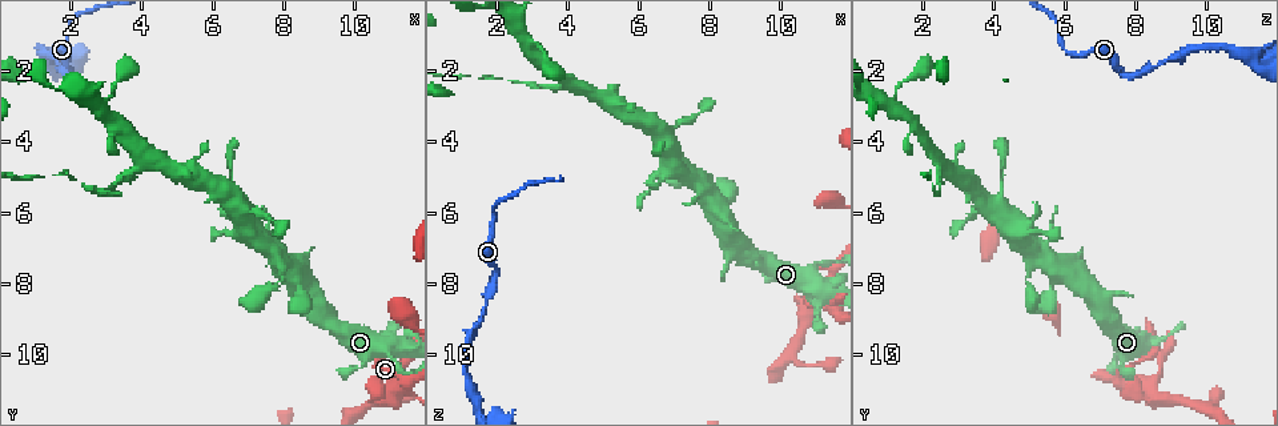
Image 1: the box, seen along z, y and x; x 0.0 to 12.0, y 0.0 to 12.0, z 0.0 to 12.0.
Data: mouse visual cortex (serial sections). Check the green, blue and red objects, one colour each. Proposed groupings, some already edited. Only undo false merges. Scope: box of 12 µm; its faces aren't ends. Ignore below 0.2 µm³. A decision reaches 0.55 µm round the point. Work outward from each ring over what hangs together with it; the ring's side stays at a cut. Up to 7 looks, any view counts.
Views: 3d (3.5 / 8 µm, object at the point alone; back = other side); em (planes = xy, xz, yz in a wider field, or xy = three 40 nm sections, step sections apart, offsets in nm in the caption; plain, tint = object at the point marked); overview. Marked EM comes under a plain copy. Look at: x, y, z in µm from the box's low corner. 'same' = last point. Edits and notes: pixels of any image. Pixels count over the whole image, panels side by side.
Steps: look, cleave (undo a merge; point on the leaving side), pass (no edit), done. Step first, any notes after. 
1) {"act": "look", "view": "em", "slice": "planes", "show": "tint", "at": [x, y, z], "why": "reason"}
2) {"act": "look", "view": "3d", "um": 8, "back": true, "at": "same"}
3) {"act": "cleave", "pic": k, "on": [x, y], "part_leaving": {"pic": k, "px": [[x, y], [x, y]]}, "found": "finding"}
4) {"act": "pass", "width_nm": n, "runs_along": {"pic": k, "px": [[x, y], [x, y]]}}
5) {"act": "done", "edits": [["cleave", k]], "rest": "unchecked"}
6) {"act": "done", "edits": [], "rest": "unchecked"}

{"act": "look", "view": "3d", "um": 8, "at": [11.2, 10.7, 8.5], "why": "sharp bend"}

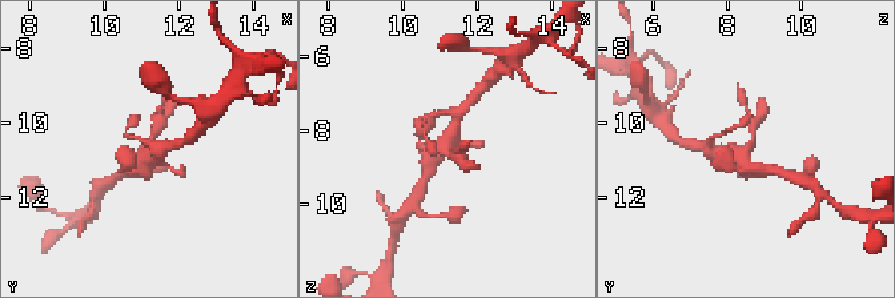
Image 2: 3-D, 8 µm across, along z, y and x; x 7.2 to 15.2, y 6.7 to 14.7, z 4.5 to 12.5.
{"act": "look", "view": "3d", "um": 3.5, "at": [11.1, 10.8, 8.6]}

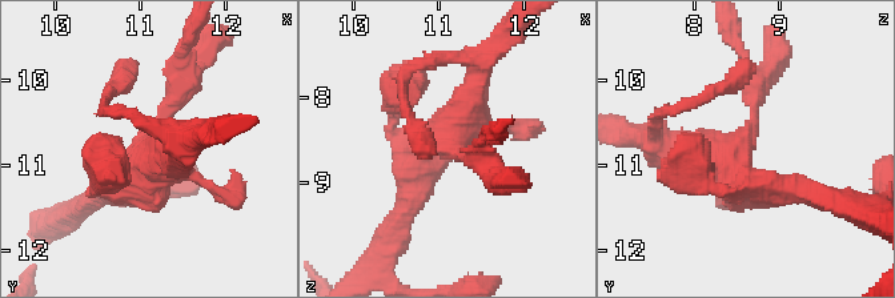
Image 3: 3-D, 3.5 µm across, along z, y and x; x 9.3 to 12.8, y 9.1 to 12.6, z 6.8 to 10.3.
{"act": "look", "view": "em", "slice": "xy", "step": 5, "show": "tint", "at": [11.15, 10.75, 8.55]}

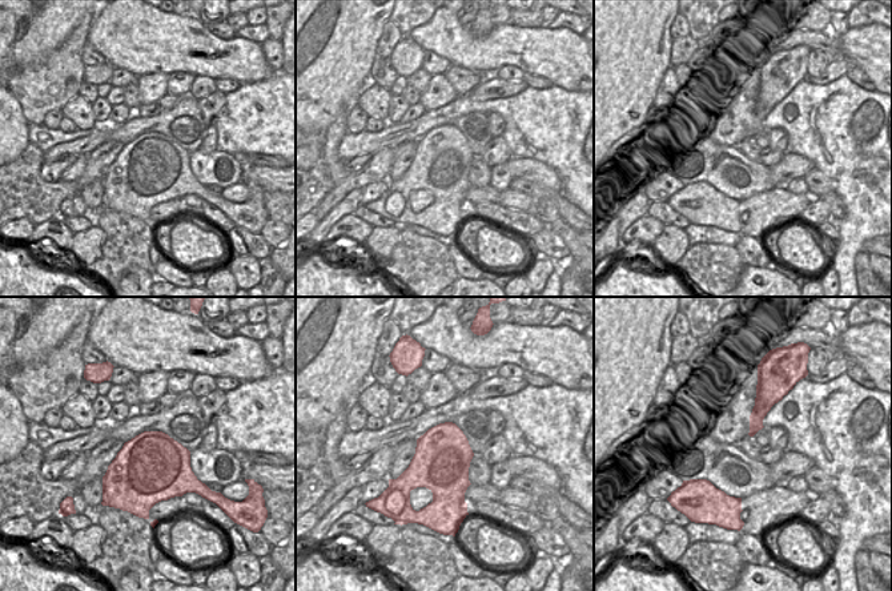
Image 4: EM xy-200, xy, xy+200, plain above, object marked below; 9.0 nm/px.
{"act": "pass", "runs_along": {"pic": 3, "px": [[469, 59], [469, 107], [420, 150], [416, 192]]}, "found": "all the same cell"}

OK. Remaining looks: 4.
{"act": "look", "view": "3d", "um": 3.5, "at": [3.3, 5.3, 2.5], "why": "narrows sharply"}

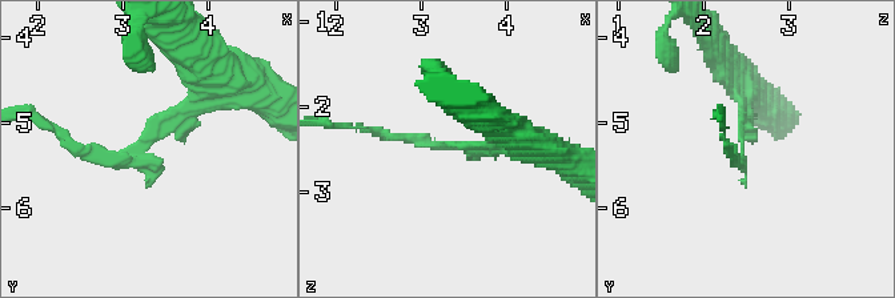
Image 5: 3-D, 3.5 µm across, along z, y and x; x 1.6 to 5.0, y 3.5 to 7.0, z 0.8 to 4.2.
{"act": "look", "view": "em", "slice": "xy", "step": 1, "show": "tint", "at": [3.25, 5.35, 2.45], "arm_widths_nm": [100, 150]}

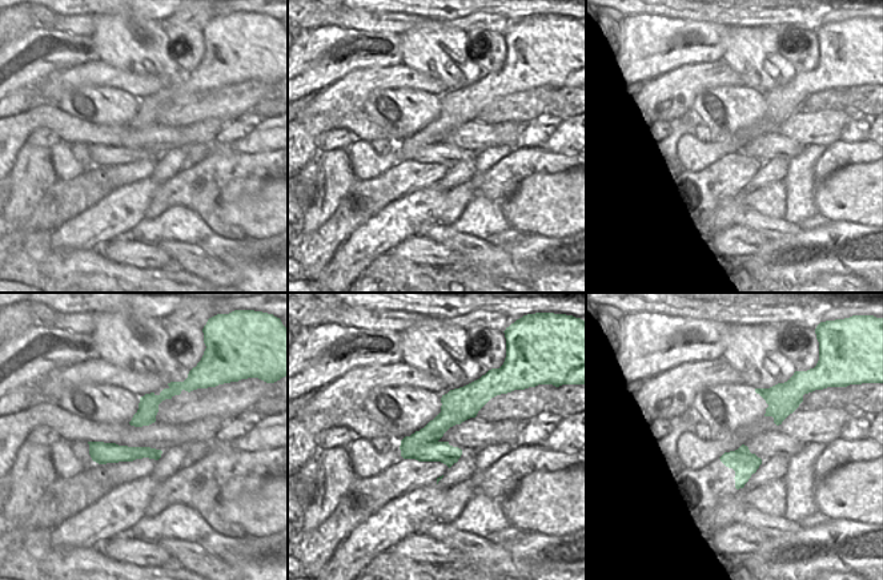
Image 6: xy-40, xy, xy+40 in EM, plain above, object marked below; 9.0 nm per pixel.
{"act": "cleave", "pic": 5, "on": [87, 154], "width_nm": 300, "border": {"pic": 6, "px": [[420, 430], [422, 444], [437, 442]]}, "found": "a second cell is stuck on"}

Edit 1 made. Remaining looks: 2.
{"act": "look", "view": "3d", "um": 3.5, "at": [1.9, 2.1, 7.8], "why": "abrupt turn"}

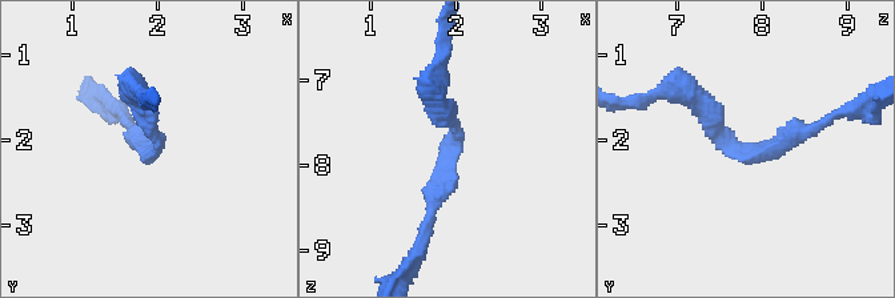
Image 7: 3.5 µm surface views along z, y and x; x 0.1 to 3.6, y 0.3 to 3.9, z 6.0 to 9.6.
{"act": "look", "view": "em", "slice": "xy", "step": 1, "show": "tint", "at": [1.95, 2.20, 7.85]}

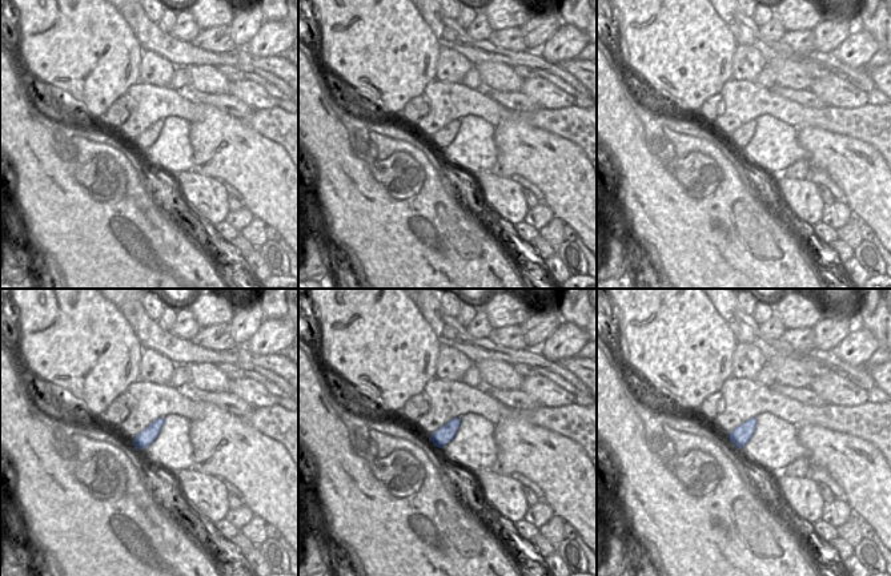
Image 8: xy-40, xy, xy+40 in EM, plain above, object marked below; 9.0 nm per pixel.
{"act": "pass", "runs_along": {"pic": 7, "px": [[695, 99], [743, 156], [819, 127]]}, "found": "all the same cell"}

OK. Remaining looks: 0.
{"act": "done", "edits": [["cleave", 5]], "rest": "unchecked"}

